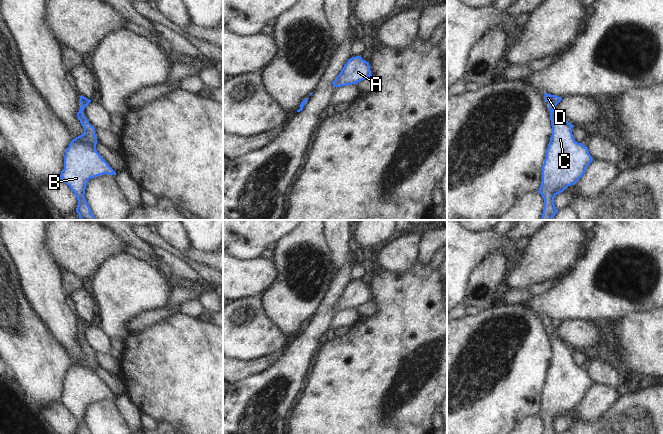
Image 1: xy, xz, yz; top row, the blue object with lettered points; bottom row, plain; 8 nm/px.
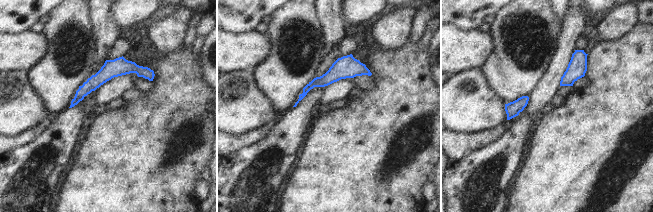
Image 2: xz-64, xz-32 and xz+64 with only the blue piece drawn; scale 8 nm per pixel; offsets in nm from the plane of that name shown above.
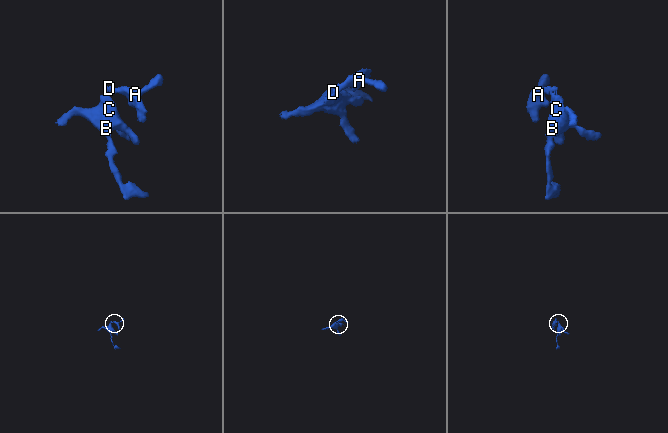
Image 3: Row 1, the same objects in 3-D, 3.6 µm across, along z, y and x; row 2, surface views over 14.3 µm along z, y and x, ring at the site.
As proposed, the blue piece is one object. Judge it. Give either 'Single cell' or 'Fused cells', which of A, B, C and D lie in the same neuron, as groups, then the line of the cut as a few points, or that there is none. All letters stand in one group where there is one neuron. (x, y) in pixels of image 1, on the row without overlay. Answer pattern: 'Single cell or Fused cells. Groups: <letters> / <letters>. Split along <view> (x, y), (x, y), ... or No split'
Single cell. Groups: A B C D. No split

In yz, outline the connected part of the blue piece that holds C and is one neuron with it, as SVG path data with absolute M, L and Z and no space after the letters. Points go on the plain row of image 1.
M548 317L544 319L545 325L549 327L552 359L542 390L542 407L538 416L544 423L543 434L557 434L554 428L554 421L563 416L568 410L574 409L583 400L593 383L588 375L588 371L575 365L572 358L574 349L566 345L554 334L562 322Z

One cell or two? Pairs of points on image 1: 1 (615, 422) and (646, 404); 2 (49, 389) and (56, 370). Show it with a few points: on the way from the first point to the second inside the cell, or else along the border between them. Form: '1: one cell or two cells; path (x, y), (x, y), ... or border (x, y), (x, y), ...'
1: one cell; path (623, 422), (628, 422), (638, 412)
2: one cell; path (49, 384), (49, 377), (51, 375)

